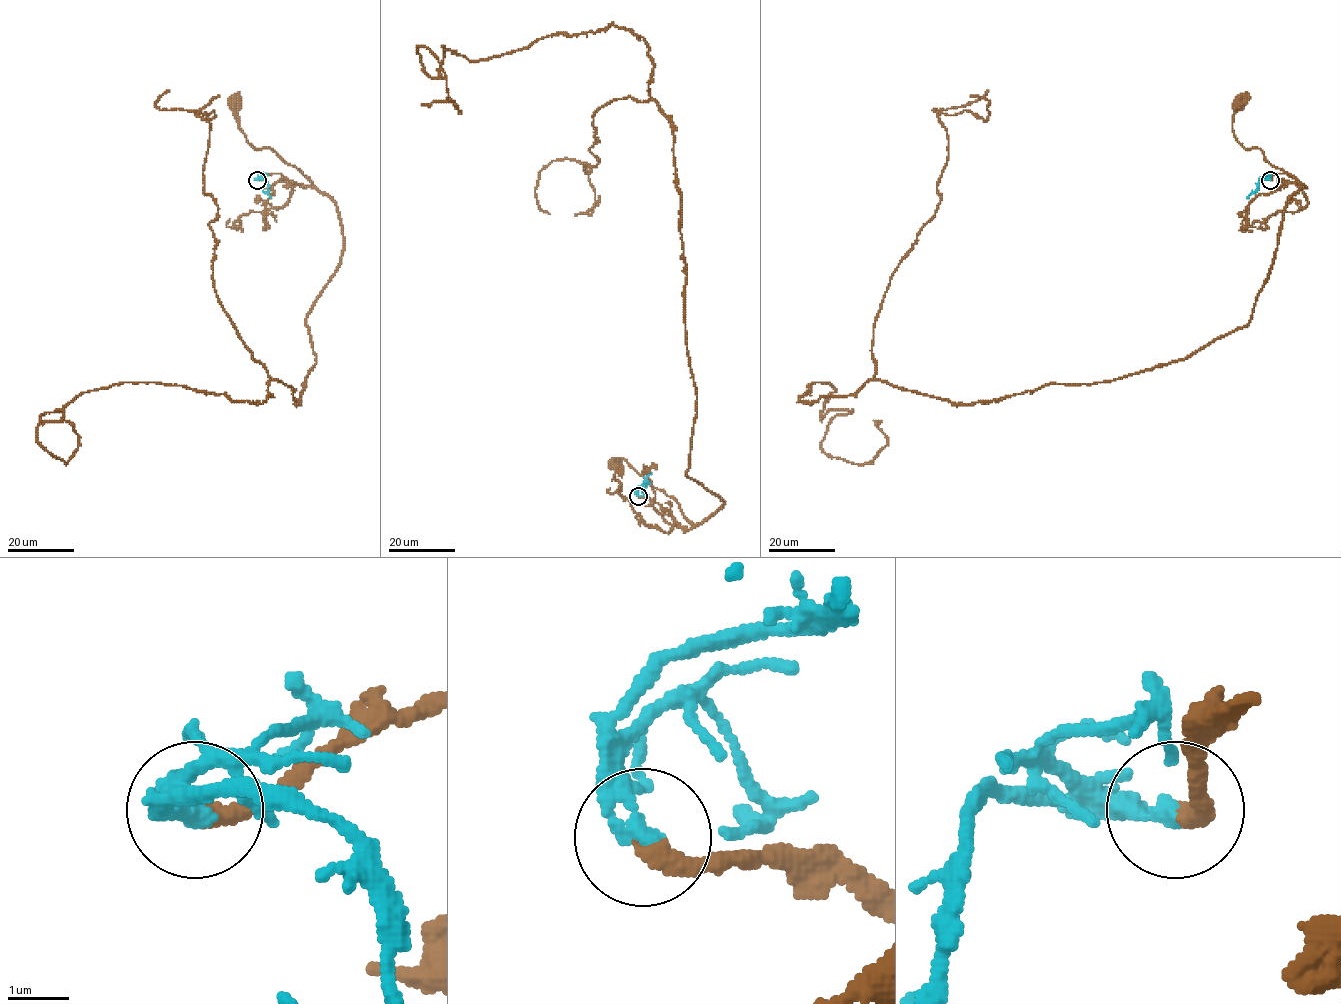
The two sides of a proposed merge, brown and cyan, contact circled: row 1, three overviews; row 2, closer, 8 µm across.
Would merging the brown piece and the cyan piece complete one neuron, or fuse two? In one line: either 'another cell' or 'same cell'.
same cell

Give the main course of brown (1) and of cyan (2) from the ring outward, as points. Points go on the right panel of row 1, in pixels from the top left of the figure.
1: (1271, 179), (1287, 174), (1303, 184), (1271, 164), (1259, 149), (1246, 149), (1236, 139), (1236, 102)
2: (1271, 179), (1261, 177), (1257, 189), (1247, 199)

